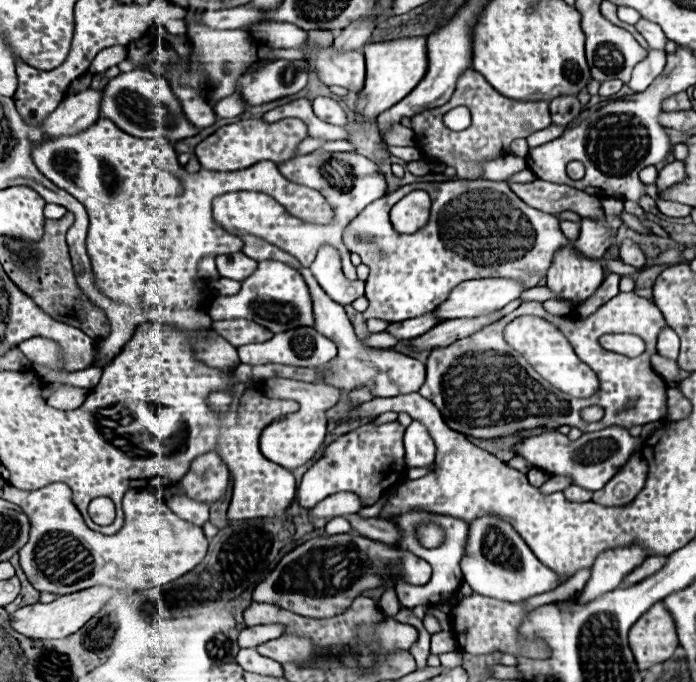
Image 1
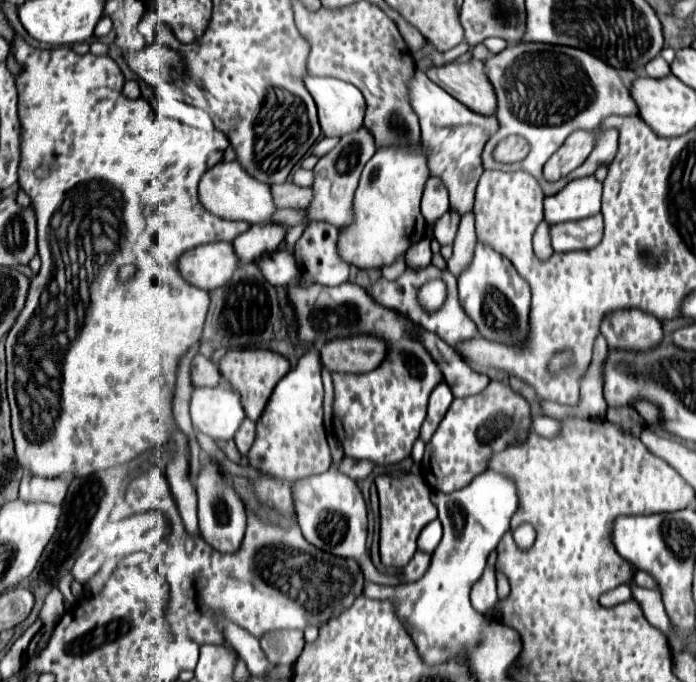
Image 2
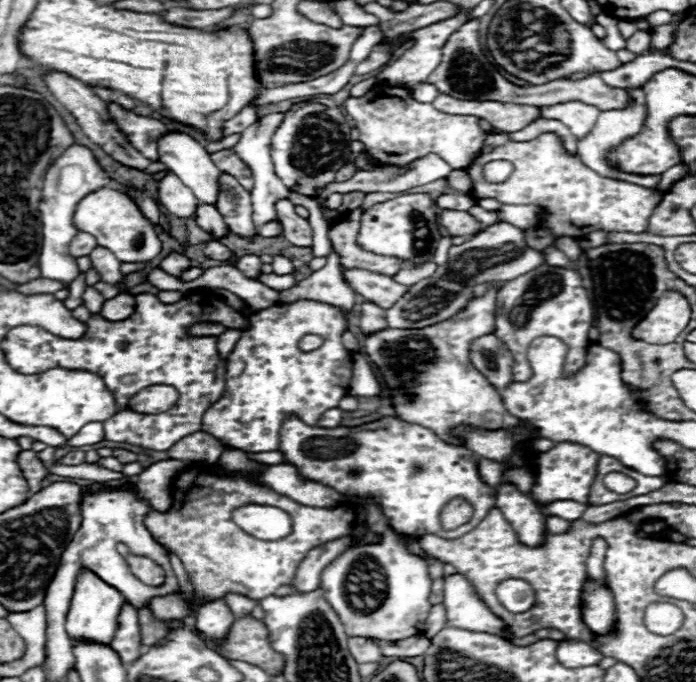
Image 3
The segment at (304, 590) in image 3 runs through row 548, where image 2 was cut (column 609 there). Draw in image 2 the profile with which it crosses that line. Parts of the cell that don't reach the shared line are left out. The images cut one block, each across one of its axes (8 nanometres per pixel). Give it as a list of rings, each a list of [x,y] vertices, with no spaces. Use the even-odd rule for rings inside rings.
[[[636,308],[606,314],[600,332],[610,348],[624,350],[650,350],[664,340],[662,324],[656,316]]]

